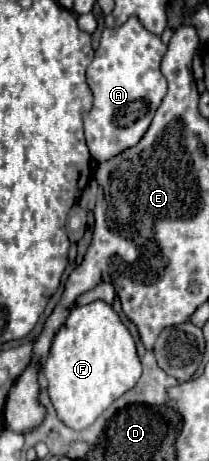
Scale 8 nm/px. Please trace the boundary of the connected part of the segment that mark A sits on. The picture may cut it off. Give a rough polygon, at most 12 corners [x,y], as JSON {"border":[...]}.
{"border":[[137,16],[105,28],[87,84],[91,158],[147,132],[167,46]]}

